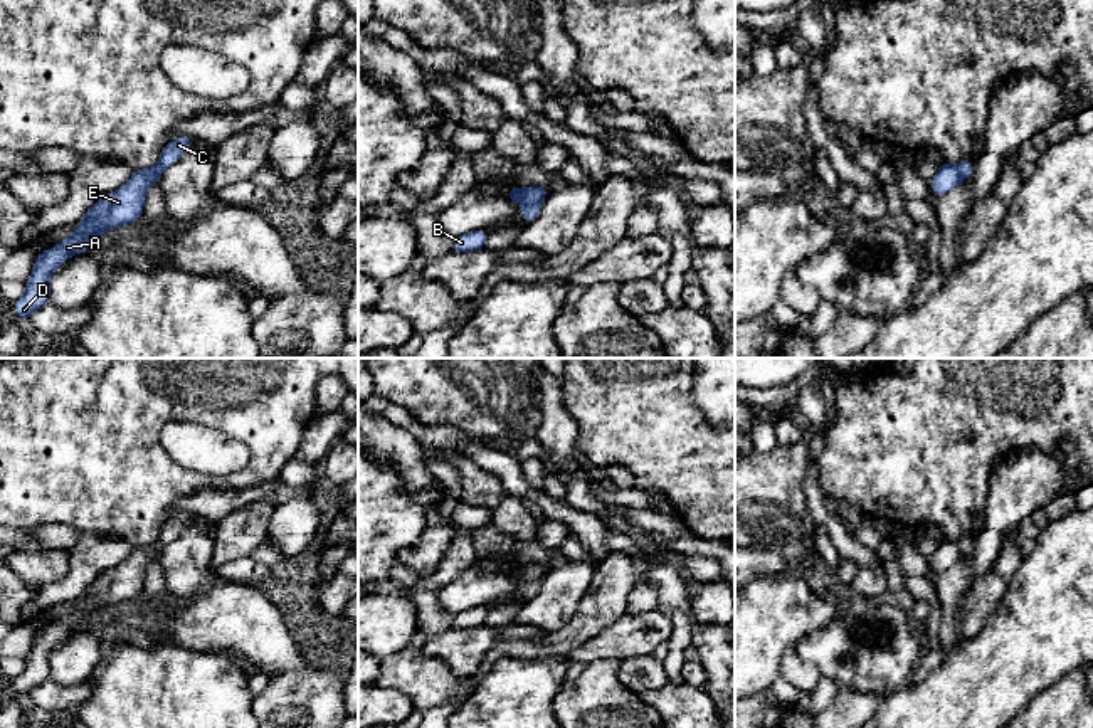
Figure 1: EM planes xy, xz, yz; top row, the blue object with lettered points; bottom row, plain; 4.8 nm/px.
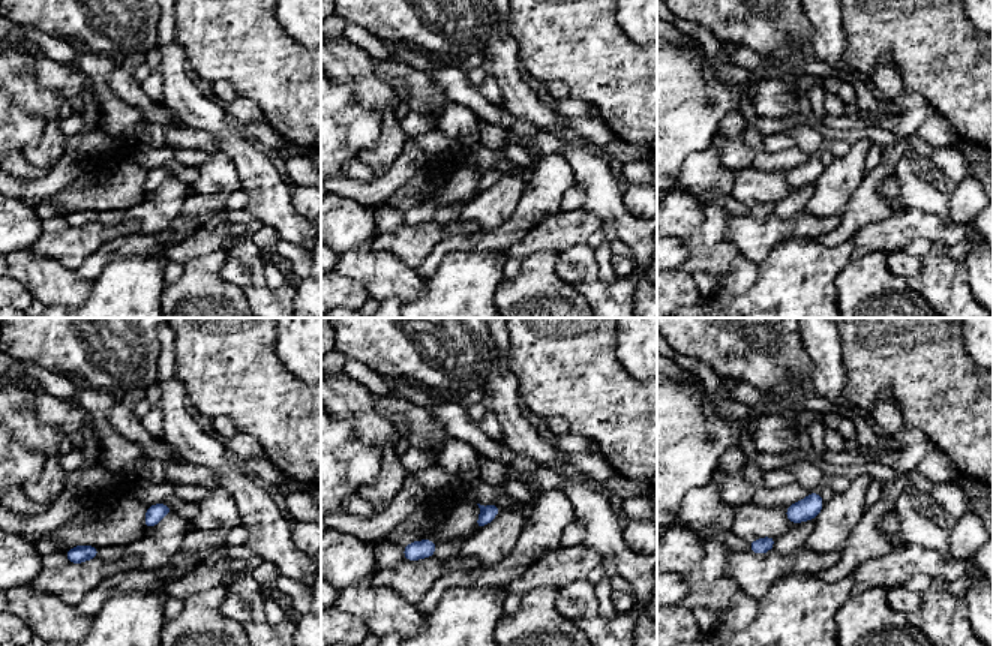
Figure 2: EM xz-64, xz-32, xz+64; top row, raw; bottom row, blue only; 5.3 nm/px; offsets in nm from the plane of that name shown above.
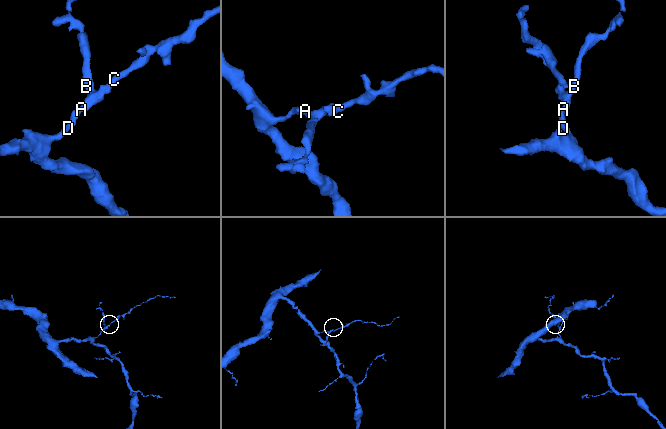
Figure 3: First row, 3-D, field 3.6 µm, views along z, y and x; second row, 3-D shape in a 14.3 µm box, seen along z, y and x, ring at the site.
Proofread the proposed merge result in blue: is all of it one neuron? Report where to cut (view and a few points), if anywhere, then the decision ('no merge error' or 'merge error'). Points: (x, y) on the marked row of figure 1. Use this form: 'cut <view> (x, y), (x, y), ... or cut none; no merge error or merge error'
cut xz (540, 200), (525, 207); merge error

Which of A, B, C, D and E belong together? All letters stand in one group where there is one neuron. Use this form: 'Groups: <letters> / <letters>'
Groups: A B D E / C

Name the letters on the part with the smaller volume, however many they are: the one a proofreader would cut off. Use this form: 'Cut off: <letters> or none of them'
Cut off: C

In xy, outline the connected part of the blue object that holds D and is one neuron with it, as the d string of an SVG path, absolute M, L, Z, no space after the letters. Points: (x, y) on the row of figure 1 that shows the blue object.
M153 168L135 170L121 188L101 197L84 214L79 220L79 229L72 235L40 252L32 266L32 276L24 296L13 303L15 313L22 321L27 321L37 308L49 303L49 279L72 254L86 252L91 242L108 229L131 224L143 217L145 192L150 185L158 185L160 175Z

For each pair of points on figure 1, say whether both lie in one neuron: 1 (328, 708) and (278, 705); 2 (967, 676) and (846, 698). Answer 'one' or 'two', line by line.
1: one
2: two

